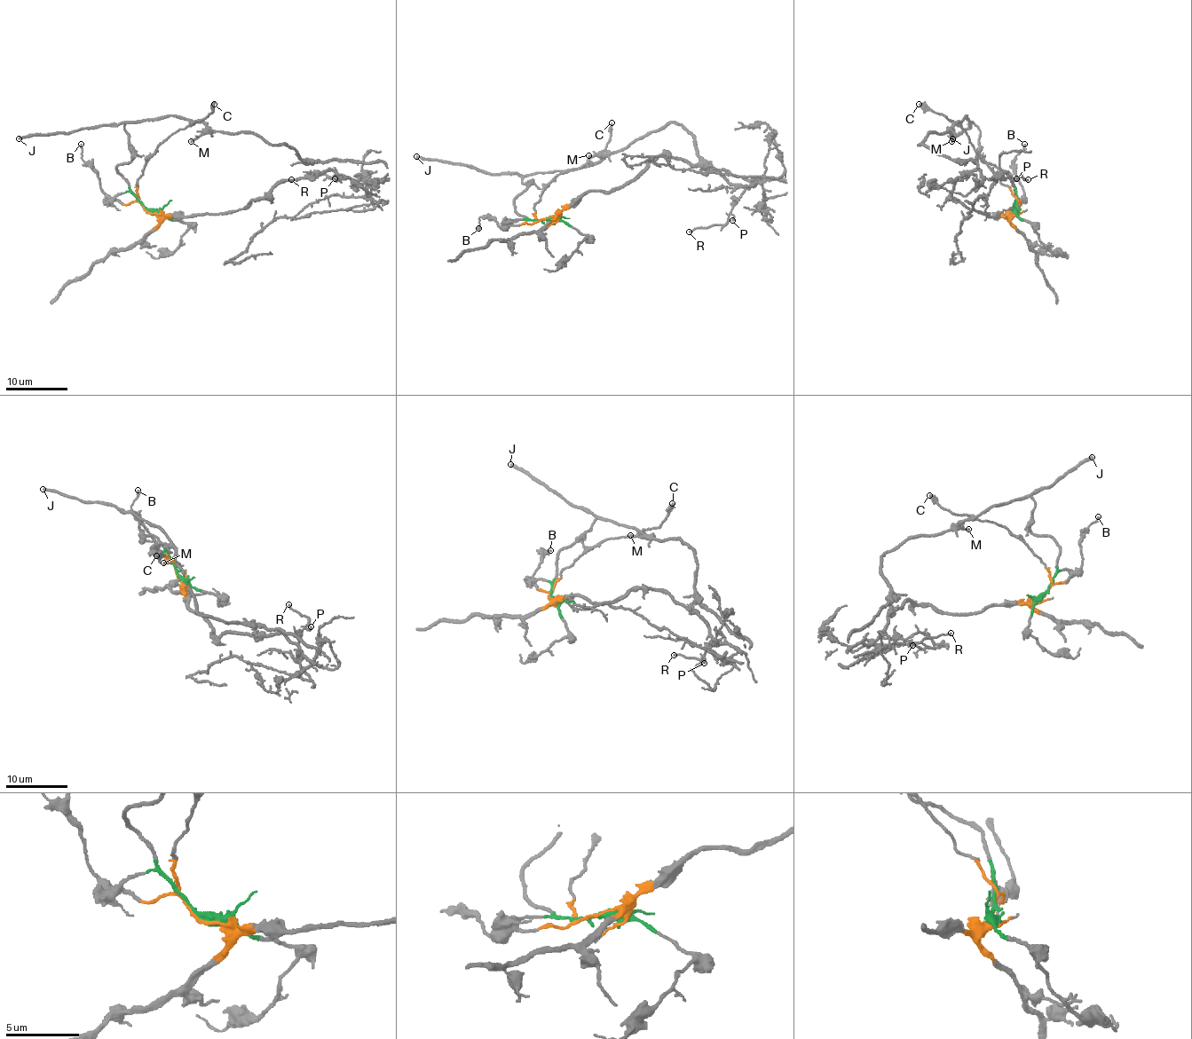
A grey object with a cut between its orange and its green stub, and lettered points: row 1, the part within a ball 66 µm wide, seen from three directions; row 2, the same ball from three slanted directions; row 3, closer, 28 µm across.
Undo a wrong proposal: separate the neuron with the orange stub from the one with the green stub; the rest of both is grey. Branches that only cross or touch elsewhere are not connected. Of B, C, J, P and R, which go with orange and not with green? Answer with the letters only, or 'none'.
B, C, P, R

